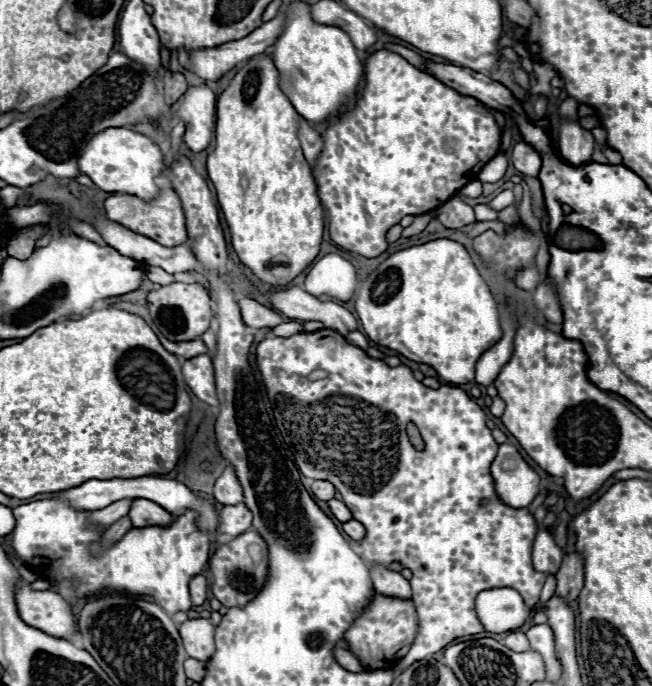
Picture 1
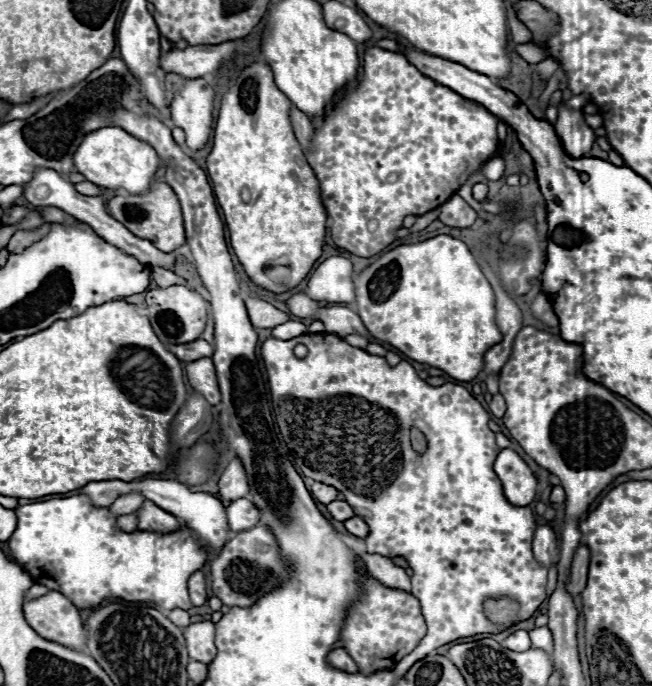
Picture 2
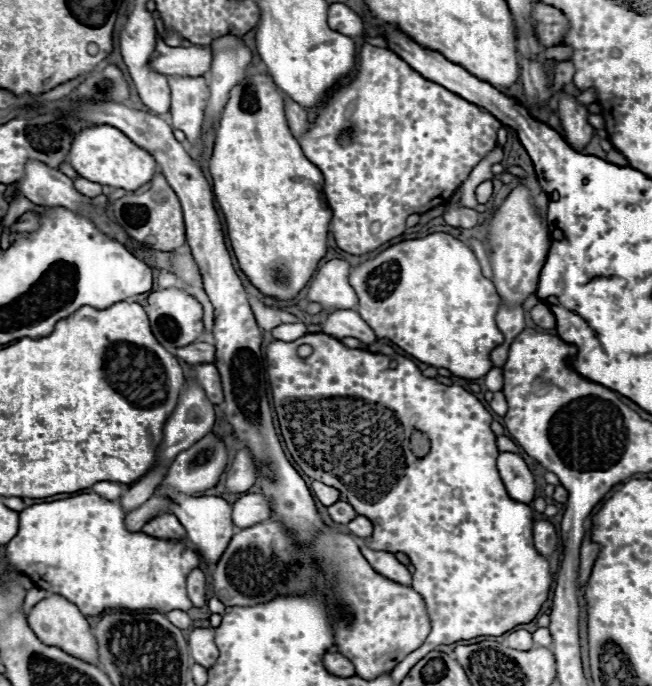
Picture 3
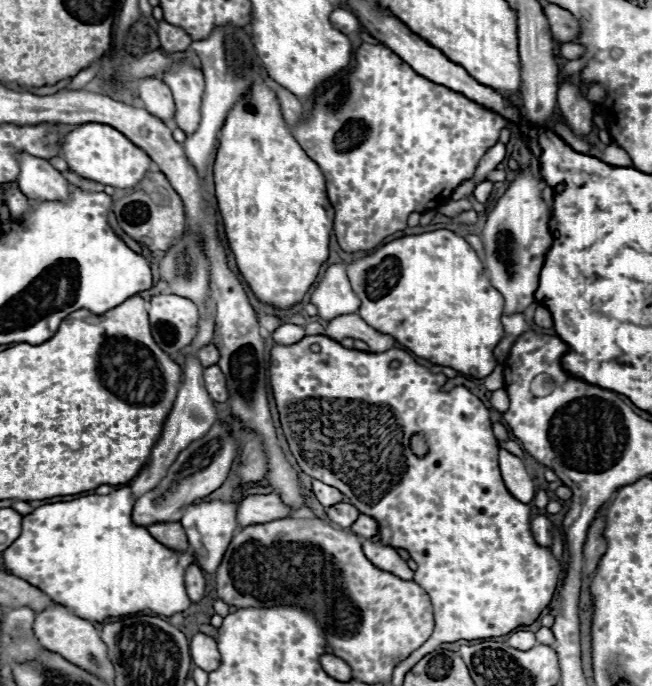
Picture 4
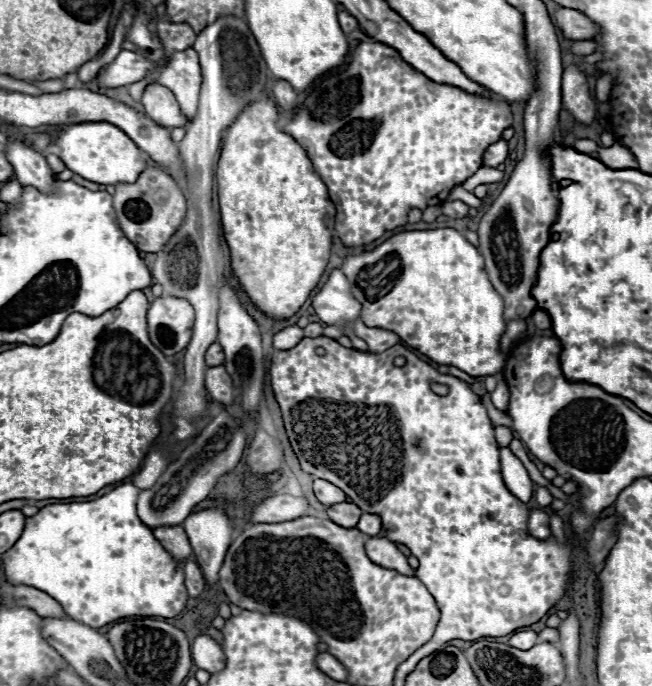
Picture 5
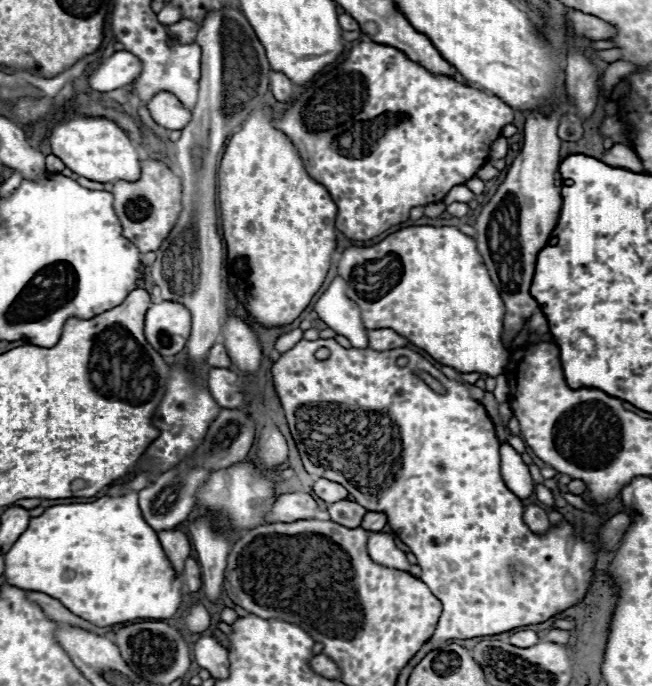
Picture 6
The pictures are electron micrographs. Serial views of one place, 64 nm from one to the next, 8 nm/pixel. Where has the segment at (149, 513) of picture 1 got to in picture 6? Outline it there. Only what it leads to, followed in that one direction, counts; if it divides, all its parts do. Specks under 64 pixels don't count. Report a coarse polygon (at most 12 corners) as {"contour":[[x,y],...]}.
{"contour":[[180,530],[158,532],[174,570],[182,574],[190,542]]}

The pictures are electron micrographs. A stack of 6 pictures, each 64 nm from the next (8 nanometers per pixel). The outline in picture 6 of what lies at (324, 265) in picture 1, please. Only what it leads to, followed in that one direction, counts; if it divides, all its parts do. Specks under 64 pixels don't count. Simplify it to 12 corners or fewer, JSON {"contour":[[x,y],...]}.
{"contour":[[336,276],[316,300],[318,318],[346,336],[368,346],[360,308]]}

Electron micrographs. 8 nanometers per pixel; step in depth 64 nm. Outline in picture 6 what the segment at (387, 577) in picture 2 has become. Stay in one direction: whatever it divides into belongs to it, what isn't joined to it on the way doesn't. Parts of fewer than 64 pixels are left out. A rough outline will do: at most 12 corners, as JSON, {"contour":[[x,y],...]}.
{"contour":[[370,532],[368,554],[380,566],[408,572],[390,534]]}

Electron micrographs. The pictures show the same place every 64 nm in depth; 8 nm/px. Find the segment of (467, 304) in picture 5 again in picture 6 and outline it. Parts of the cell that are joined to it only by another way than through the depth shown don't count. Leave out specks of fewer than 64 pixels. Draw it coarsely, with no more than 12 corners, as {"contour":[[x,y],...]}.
{"contour":[[454,226],[348,248],[368,330],[458,372],[508,364],[504,302]]}

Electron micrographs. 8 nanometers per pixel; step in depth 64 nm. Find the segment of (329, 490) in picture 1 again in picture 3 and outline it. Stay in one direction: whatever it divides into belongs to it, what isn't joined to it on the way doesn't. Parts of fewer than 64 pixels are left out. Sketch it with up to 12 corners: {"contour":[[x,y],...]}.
{"contour":[[312,482],[316,498],[324,506],[338,502],[340,492],[322,482]]}

